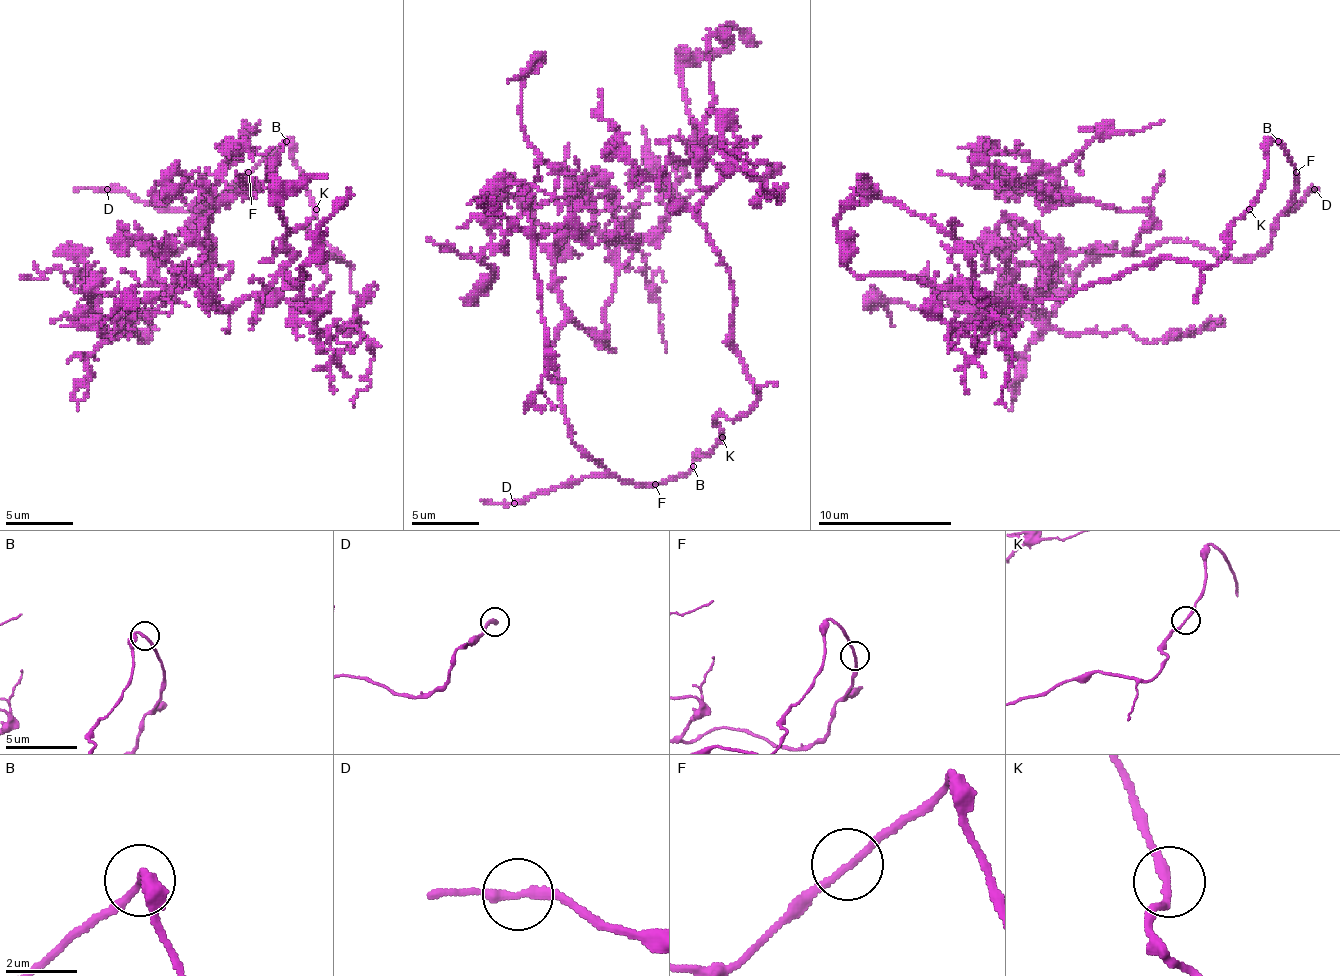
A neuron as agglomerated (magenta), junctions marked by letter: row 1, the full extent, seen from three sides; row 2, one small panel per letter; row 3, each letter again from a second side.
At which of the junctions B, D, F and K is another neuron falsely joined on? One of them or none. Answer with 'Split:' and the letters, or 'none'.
Split: none

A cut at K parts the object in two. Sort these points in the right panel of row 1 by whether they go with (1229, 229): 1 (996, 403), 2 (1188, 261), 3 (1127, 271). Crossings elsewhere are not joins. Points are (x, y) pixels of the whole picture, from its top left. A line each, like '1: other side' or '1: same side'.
1: same side
2: same side
3: same side

